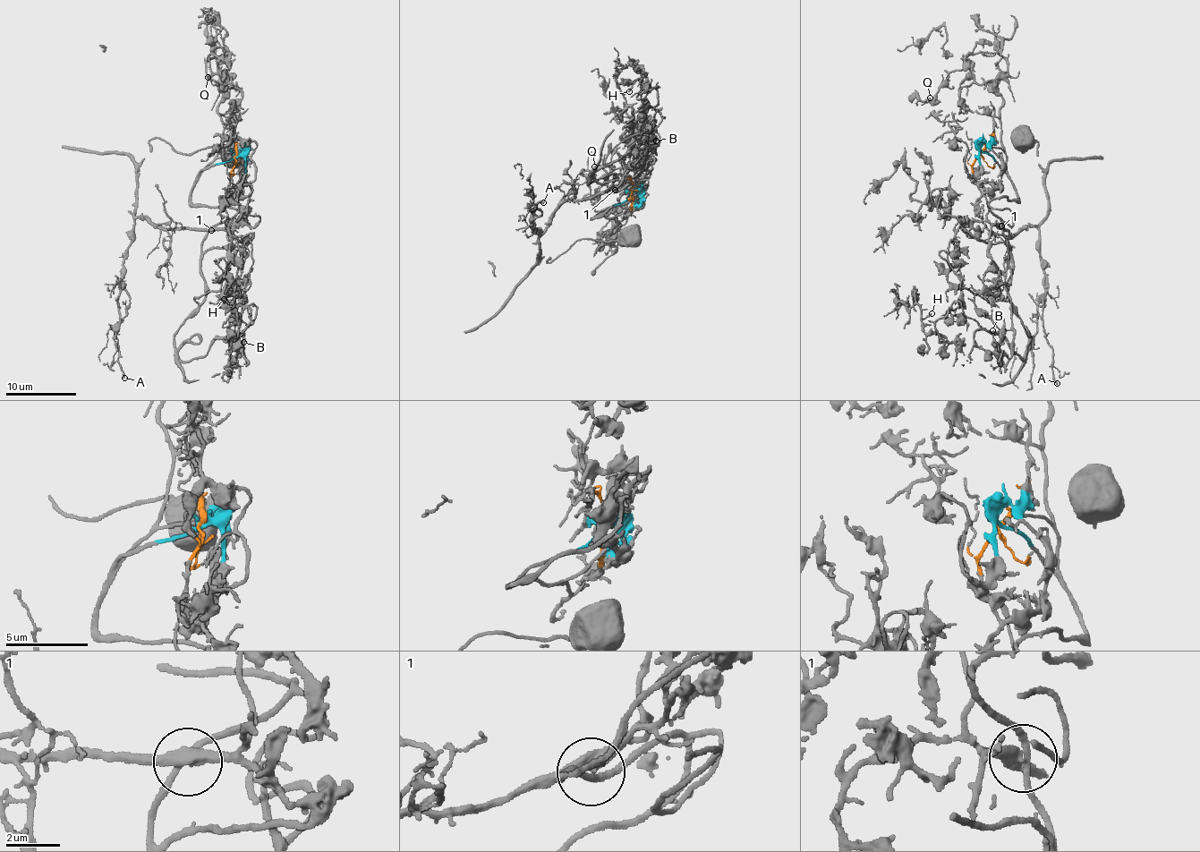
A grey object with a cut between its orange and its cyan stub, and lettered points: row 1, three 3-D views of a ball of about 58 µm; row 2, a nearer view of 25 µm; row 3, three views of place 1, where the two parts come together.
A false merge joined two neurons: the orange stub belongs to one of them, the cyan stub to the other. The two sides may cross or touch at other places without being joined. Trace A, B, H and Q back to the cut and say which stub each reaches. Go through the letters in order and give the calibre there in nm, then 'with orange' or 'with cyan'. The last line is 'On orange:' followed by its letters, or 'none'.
A: calibre 180 nm; with orange
B: calibre 110 nm; with cyan
H: calibre 160 nm; with cyan
Q: calibre 110 nm; with cyan
On orange: A

